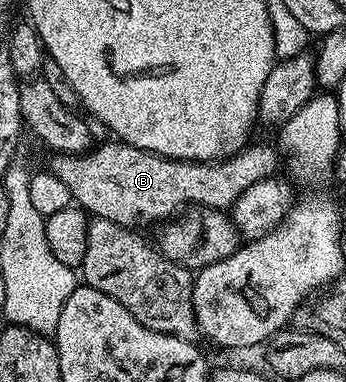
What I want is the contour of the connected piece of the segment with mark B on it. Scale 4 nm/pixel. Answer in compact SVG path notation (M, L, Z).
M120 139L108 140L87 153L50 156L48 168L67 183L73 201L86 214L126 227L141 227L137 225L149 225L152 221L164 223L186 207L228 210L251 183L259 183L278 172L278 150L269 145L250 143L235 156L221 161L176 161L127 145Z

